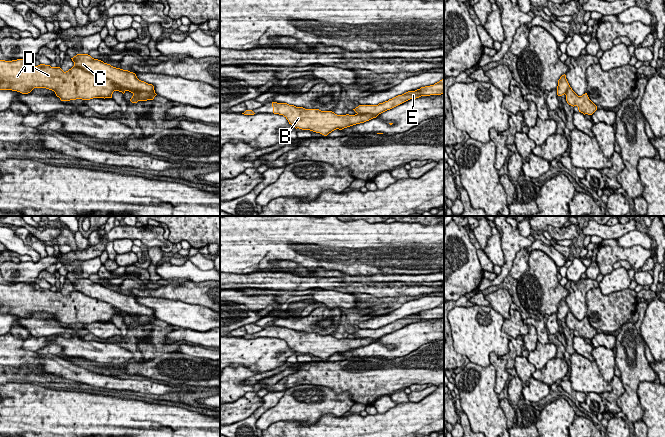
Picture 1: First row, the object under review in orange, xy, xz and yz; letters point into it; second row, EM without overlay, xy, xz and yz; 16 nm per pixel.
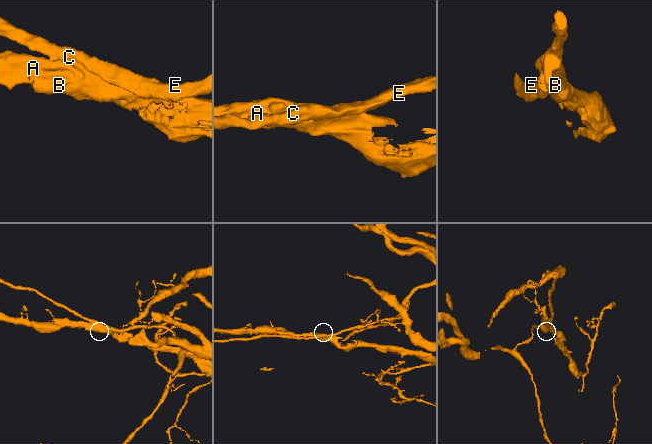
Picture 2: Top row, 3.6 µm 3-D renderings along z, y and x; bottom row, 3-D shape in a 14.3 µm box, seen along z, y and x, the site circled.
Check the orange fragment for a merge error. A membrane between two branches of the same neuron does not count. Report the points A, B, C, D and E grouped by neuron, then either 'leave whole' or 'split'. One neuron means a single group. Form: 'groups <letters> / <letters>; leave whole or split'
groups A B D / C E; split

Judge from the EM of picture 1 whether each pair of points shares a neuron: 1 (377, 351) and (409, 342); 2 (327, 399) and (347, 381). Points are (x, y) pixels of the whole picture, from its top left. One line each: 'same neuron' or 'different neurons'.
1: same neuron
2: different neurons

